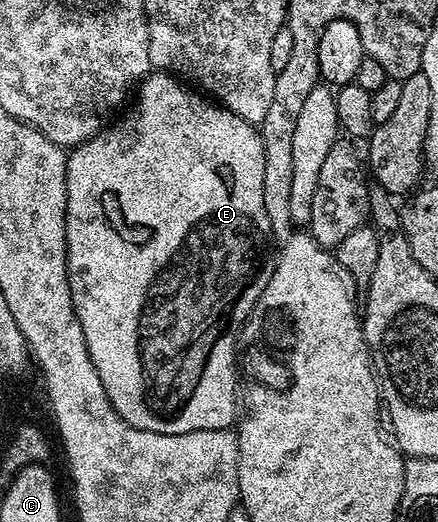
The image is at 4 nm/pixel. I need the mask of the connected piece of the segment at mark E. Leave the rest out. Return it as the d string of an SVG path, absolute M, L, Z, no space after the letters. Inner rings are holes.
M153 70L145 79L141 79L135 95L136 107L129 106L94 137L67 152L66 253L74 309L82 325L86 349L90 349L94 369L98 369L98 377L102 377L106 397L110 397L114 409L131 427L167 435L191 431L227 431L238 419L236 387L232 384L236 371L238 375L238 336L255 309L258 297L262 297L262 289L270 285L270 274L260 276L260 270L269 266L268 246L274 243L270 220L266 218L266 205L262 205L264 150L260 133L253 124L166 71ZM219 339L220 351L212 351Z

